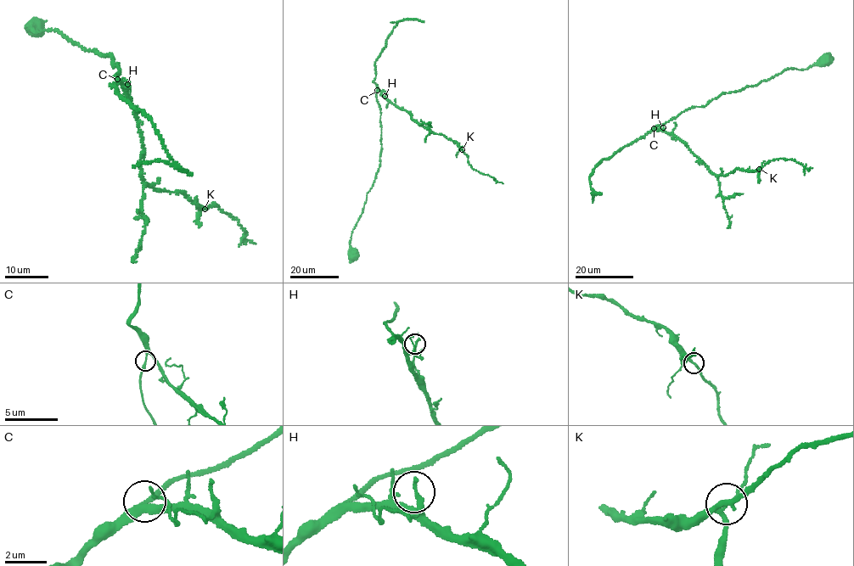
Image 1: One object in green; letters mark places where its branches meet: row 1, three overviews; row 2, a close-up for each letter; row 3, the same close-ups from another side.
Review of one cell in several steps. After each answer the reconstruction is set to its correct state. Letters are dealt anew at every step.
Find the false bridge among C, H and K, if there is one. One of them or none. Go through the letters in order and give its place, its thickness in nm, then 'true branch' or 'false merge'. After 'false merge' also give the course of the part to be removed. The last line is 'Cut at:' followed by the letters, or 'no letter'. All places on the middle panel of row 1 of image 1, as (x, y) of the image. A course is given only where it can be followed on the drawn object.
C: (377, 90) | 220 nm | true branch
H: (384, 96) | 220 nm | true branch
K: (462, 149) | 240 nm | true branch
Cut at: no letter

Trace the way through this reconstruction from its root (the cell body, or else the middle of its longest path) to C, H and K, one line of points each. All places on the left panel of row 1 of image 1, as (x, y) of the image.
C: (35, 26), (35, 32), (51, 30), (86, 49), (109, 53), (113, 66), (120, 69), (117, 80)
H: (35, 26), (35, 32), (51, 30), (86, 49), (109, 53), (113, 66), (120, 69), (115, 76), (127, 84)
K: (35, 26), (35, 32), (51, 30), (86, 49), (110, 54), (138, 123), (144, 182), (182, 193), (205, 209)

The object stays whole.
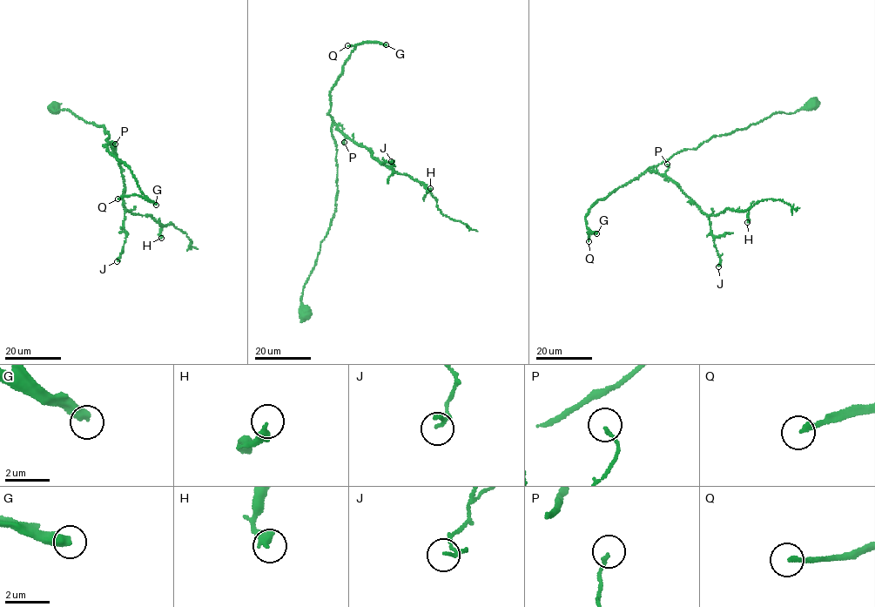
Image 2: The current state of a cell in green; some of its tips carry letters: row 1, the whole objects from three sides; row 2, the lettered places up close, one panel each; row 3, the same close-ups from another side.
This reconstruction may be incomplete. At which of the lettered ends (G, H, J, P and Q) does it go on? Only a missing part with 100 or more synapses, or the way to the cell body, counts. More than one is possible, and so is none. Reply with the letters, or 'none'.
G, Q

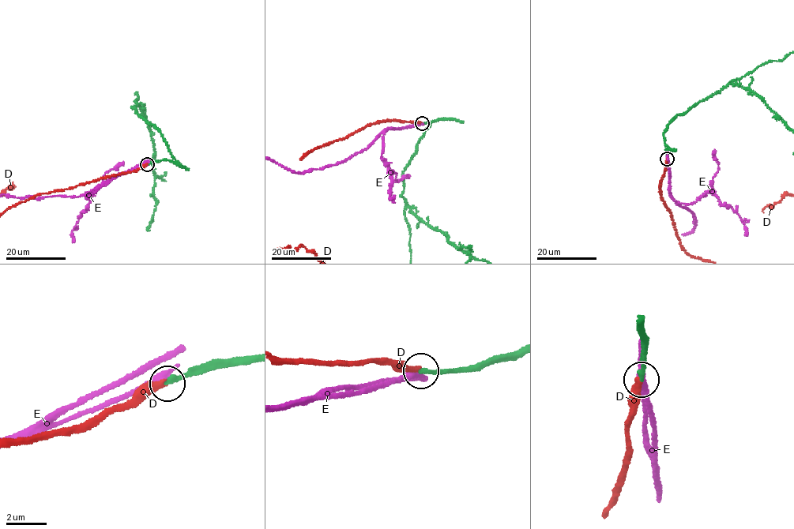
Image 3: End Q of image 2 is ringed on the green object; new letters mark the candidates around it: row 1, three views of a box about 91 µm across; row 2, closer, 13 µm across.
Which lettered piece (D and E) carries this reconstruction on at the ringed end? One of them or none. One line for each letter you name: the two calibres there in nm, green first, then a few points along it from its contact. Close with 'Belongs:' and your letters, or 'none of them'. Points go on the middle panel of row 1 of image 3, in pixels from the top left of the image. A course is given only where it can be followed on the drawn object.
D: Thickness 220 nm (green) against 300 nm
Belongs: D

